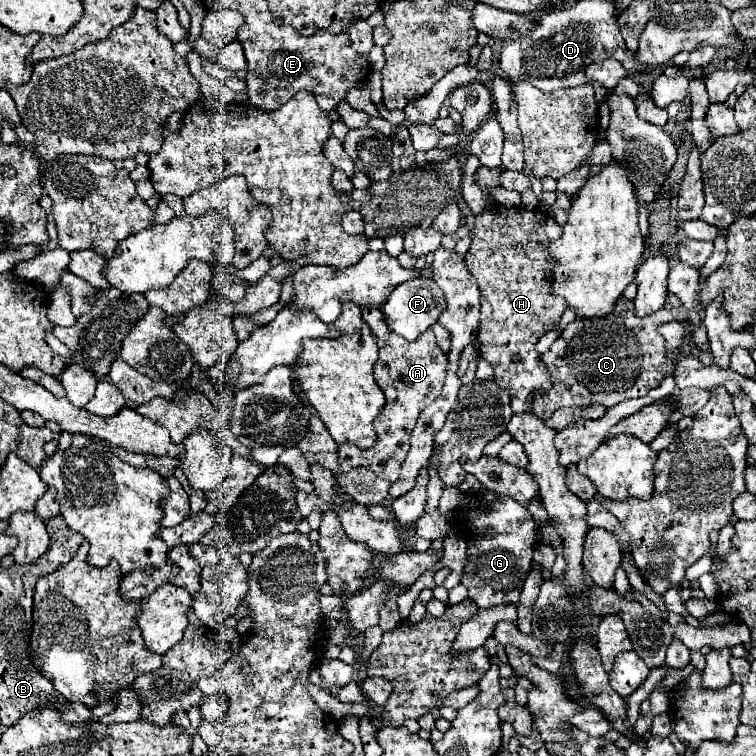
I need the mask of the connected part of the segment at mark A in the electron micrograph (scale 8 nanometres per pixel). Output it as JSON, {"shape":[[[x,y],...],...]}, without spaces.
{"shape":[[[363,308],[363,320],[369,324],[369,328],[377,334],[377,346],[379,346],[379,360],[375,362],[373,374],[375,382],[379,388],[385,392],[387,404],[381,410],[381,414],[375,418],[375,434],[377,434],[377,444],[369,450],[362,450],[352,443],[338,445],[339,462],[341,468],[347,472],[357,466],[365,466],[373,470],[379,478],[387,482],[397,482],[401,462],[407,456],[409,450],[409,436],[413,432],[413,426],[417,418],[421,416],[423,408],[437,398],[441,392],[443,380],[445,380],[445,354],[435,342],[435,336],[431,330],[421,334],[415,342],[407,342],[401,338],[397,332],[389,328],[385,322],[385,314],[379,308]]]}

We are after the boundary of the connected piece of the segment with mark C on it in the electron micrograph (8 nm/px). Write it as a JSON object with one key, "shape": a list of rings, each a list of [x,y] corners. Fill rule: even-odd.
{"shape":[[[621,296],[615,310],[605,320],[599,316],[567,324],[551,348],[541,354],[541,360],[553,374],[553,388],[547,394],[537,394],[533,412],[547,420],[559,408],[579,408],[591,404],[611,408],[623,400],[645,396],[651,388],[659,386],[665,374],[675,370],[675,362],[669,358],[671,352],[665,350],[665,338],[657,332],[657,328],[669,320],[673,320],[673,314],[667,308],[641,318],[635,314],[633,300]],[[617,308],[623,310],[617,312]]]}

